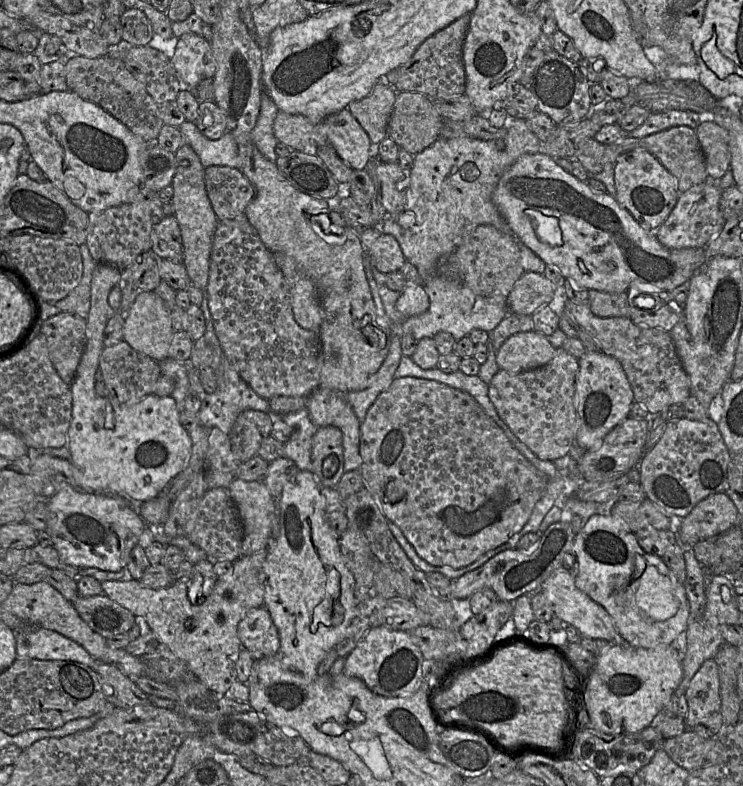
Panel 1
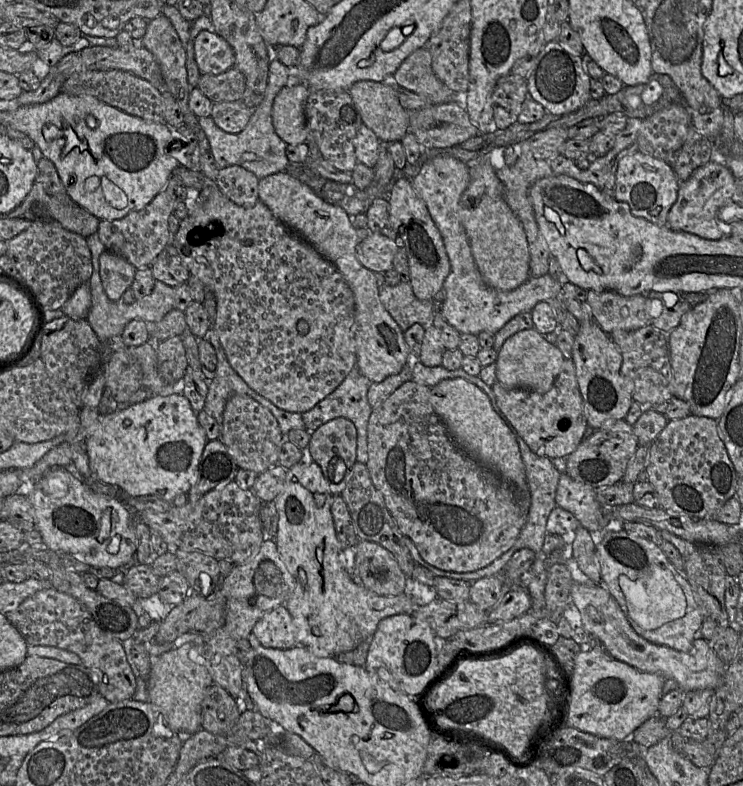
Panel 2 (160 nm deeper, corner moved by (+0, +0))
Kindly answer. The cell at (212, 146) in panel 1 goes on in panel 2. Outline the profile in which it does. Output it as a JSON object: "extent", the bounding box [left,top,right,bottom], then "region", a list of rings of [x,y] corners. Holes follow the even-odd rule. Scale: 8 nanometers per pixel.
{"extent":[198,48,298,179],"region":[[[269,48],[269,72],[264,98],[253,110],[249,122],[241,132],[233,134],[221,130],[210,116],[198,118],[198,123],[207,137],[215,162],[220,169],[237,165],[254,173],[258,179],[262,179],[285,171],[289,167],[290,162],[286,156],[287,144],[276,134],[272,125],[272,106],[279,91],[292,80],[298,79],[288,67],[276,59],[275,48]]]}

